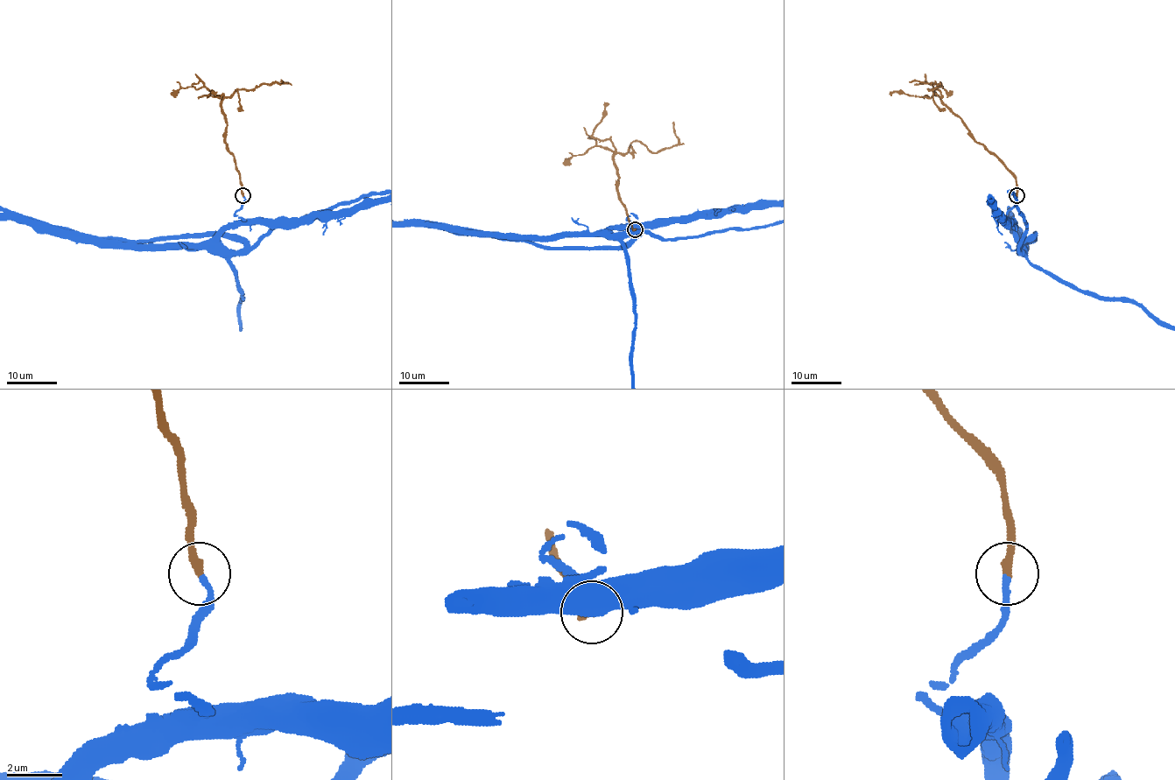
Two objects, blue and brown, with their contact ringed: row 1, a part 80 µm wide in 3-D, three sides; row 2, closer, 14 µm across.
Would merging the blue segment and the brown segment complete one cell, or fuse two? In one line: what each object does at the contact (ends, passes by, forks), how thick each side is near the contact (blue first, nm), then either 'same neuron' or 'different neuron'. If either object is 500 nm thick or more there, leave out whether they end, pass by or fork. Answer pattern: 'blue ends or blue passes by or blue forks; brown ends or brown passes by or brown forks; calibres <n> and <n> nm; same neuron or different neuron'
blue ends; brown ends; calibres 220 and 280 nm; same neuron

